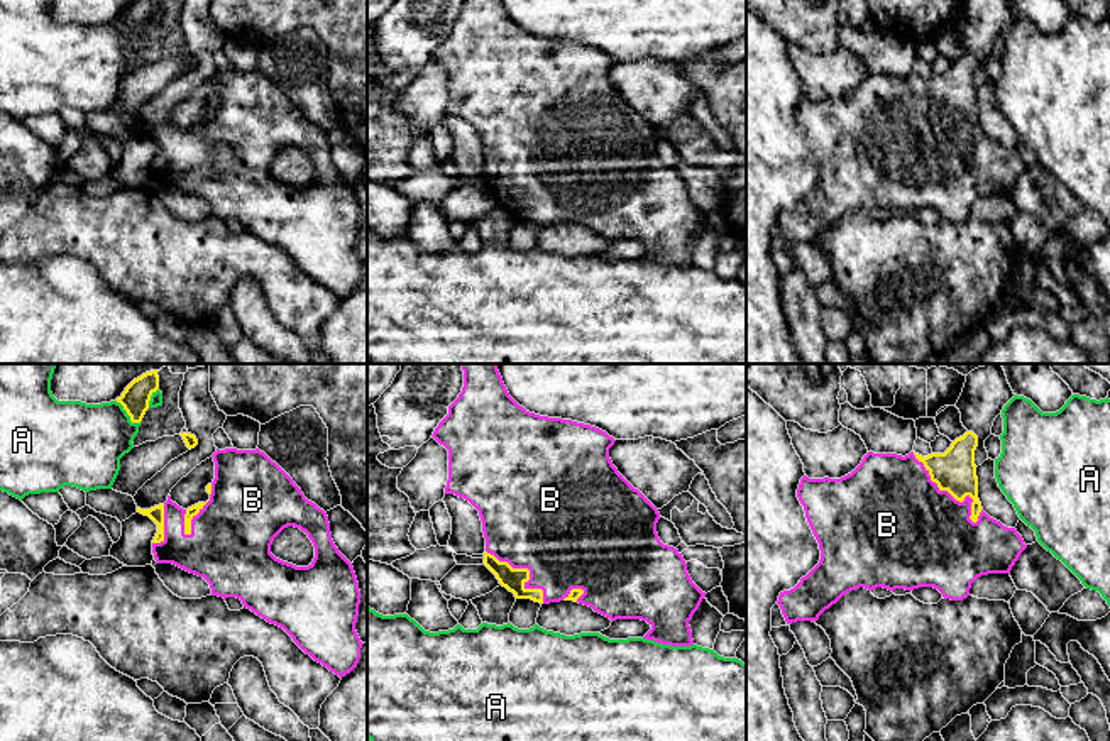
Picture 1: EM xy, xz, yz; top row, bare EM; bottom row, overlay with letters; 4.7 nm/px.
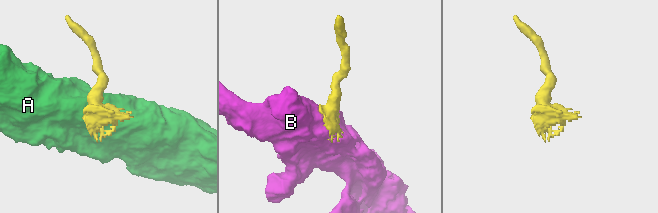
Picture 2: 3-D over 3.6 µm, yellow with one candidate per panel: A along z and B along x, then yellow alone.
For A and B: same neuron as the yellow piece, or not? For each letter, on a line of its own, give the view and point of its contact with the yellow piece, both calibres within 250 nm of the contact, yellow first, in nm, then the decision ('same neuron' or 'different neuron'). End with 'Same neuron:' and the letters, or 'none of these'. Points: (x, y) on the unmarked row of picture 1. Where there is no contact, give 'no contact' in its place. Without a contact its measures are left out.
A: xy (127, 34) | 130/360 nm | different neuron
B: yz (950, 114) | 200/480 nm | same neuron
Same neuron: B

